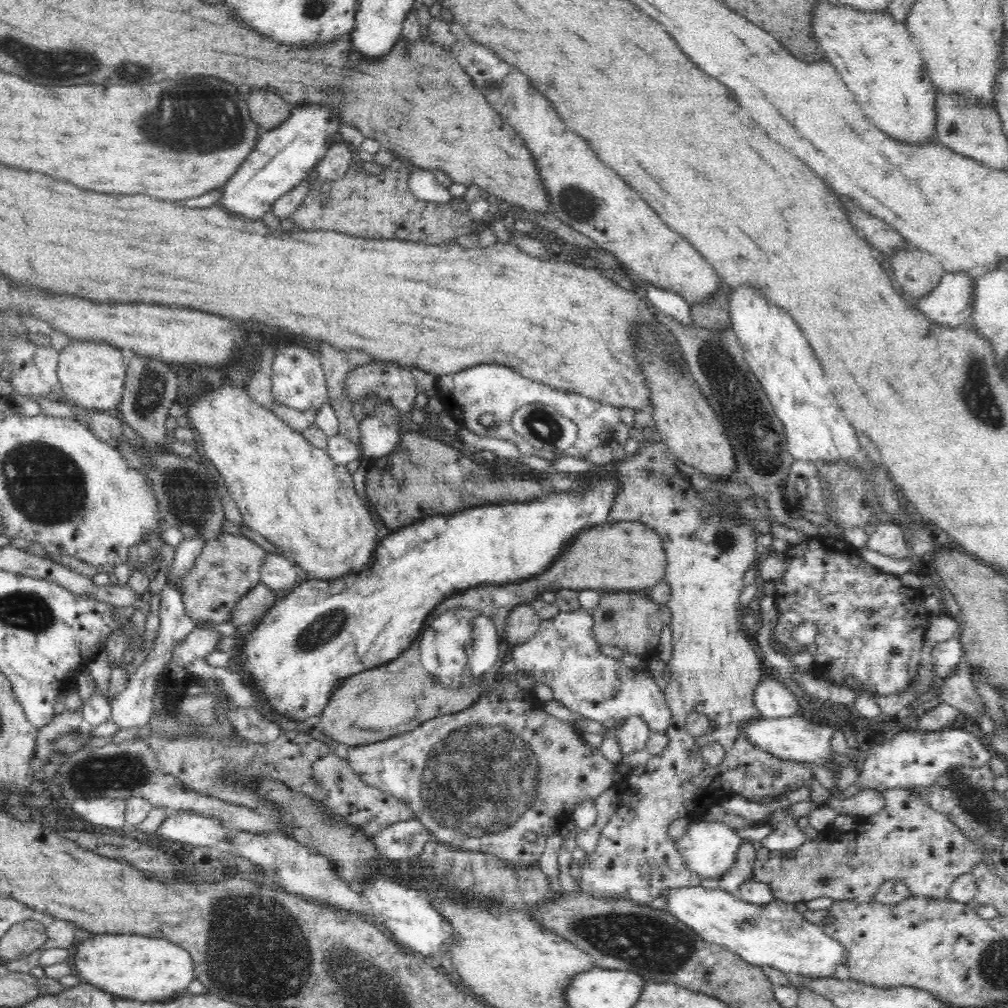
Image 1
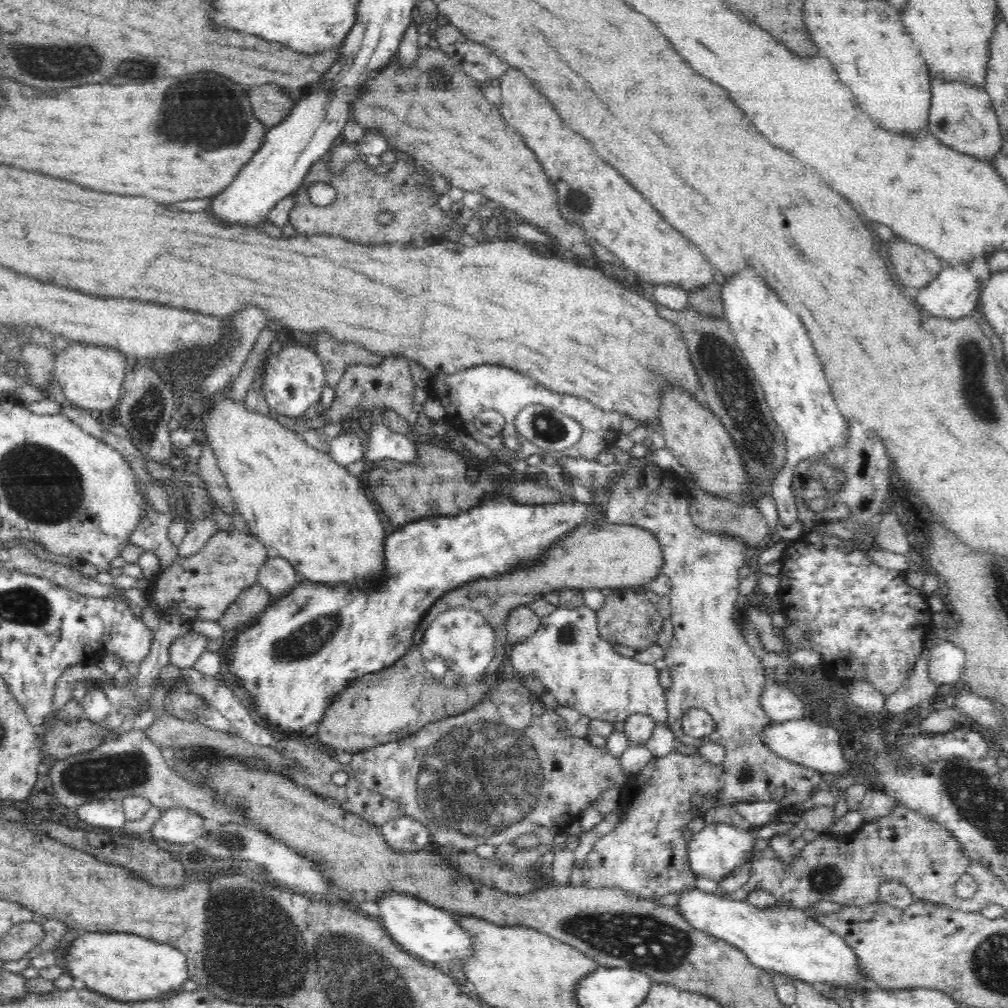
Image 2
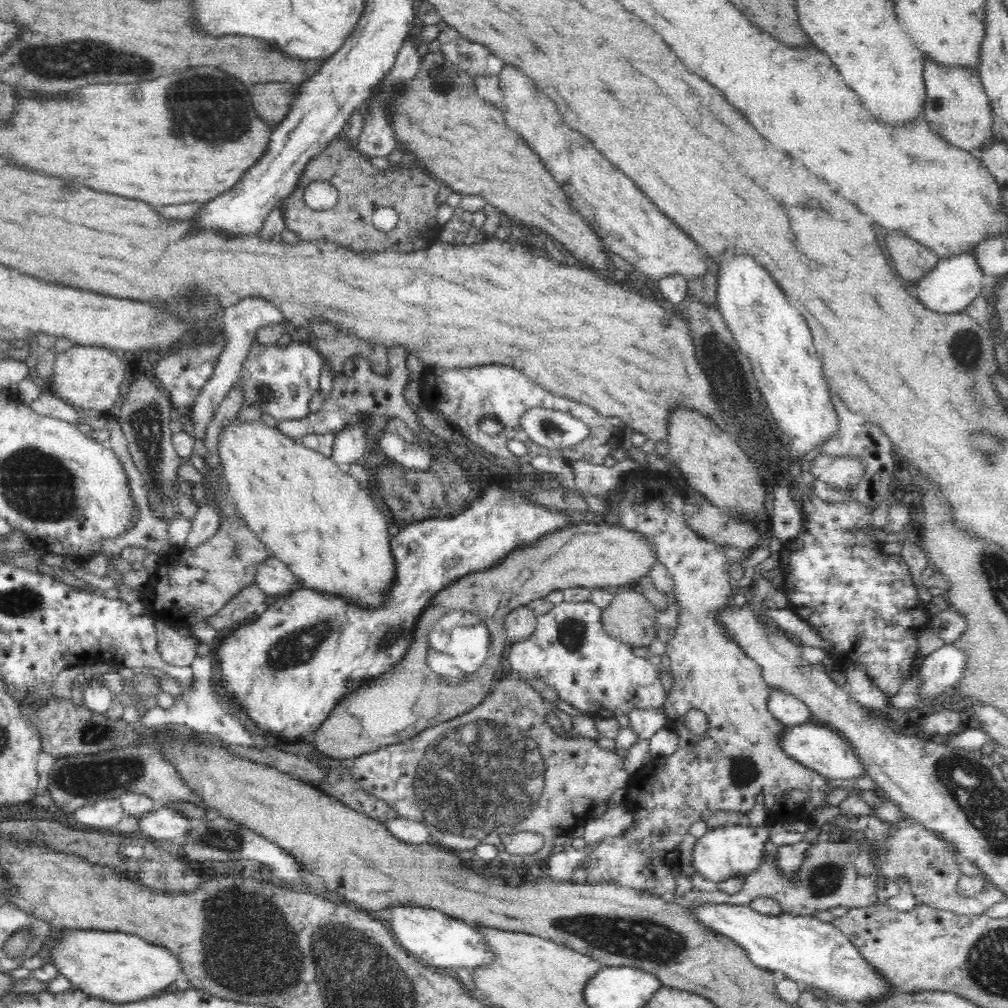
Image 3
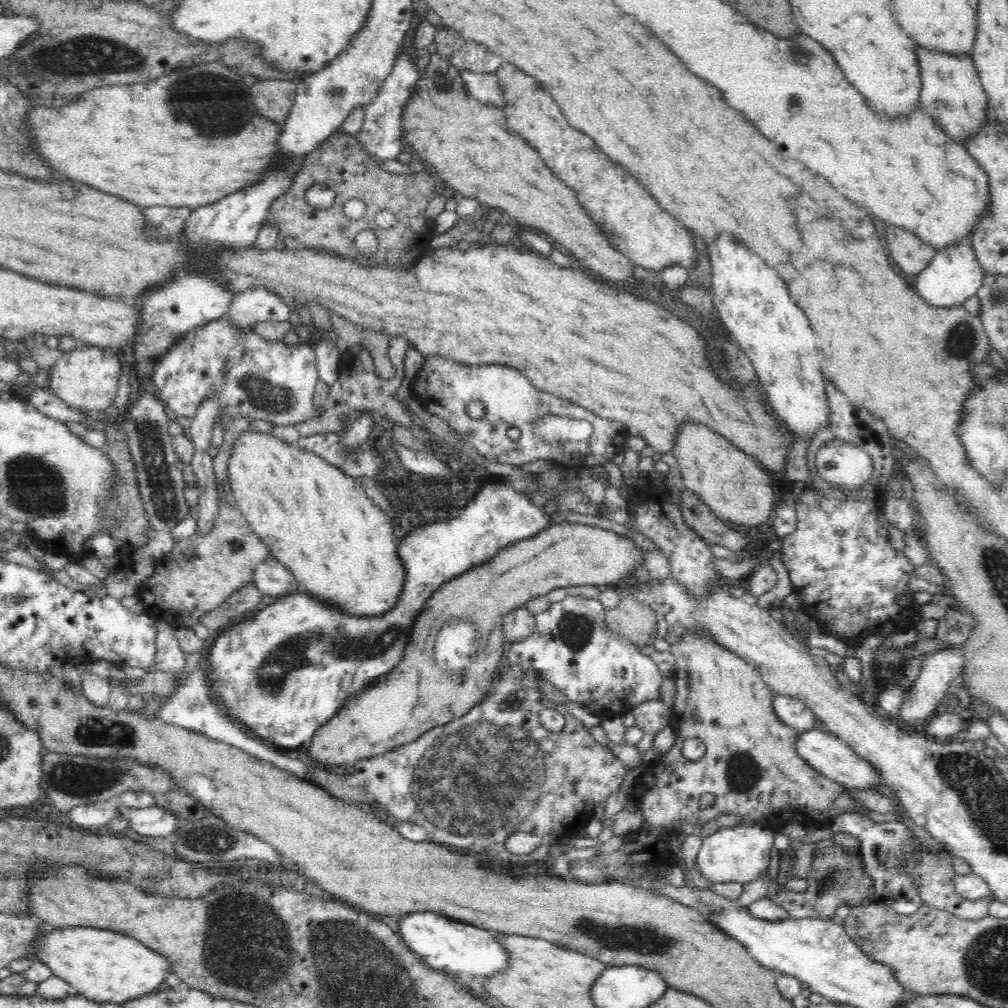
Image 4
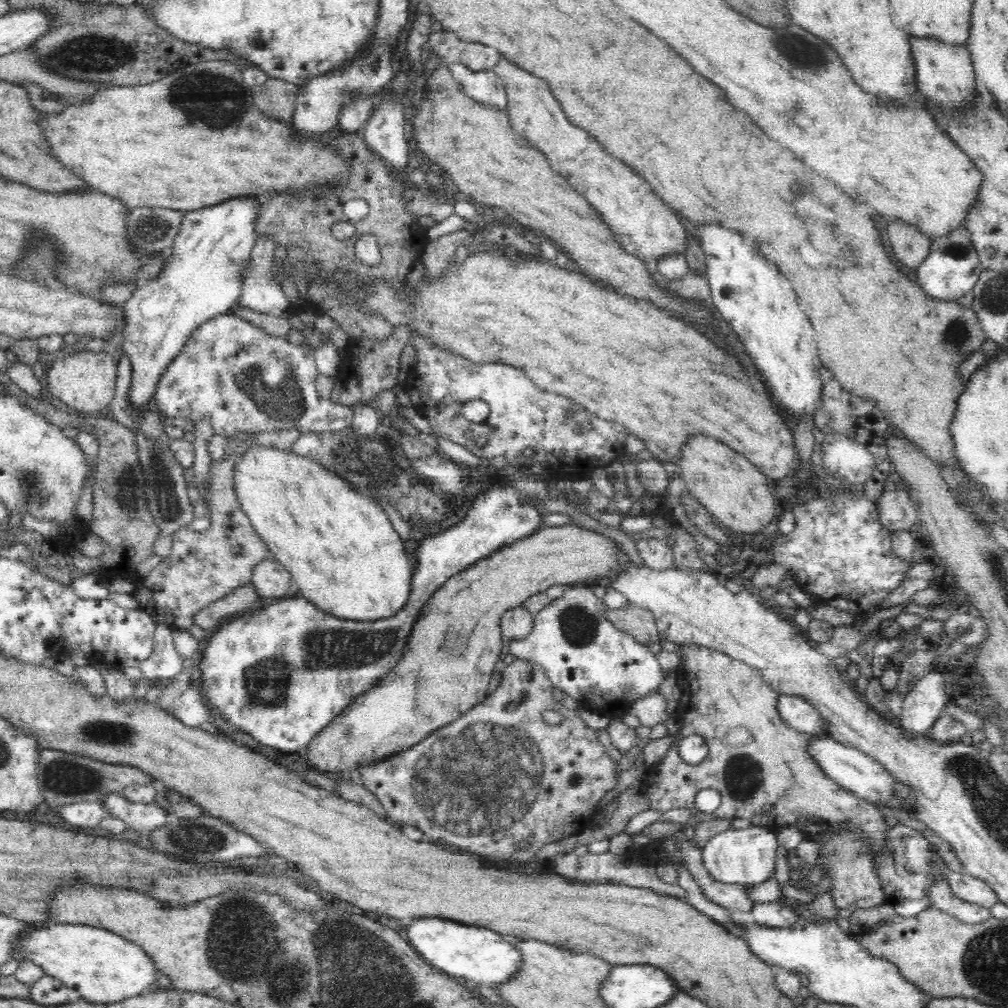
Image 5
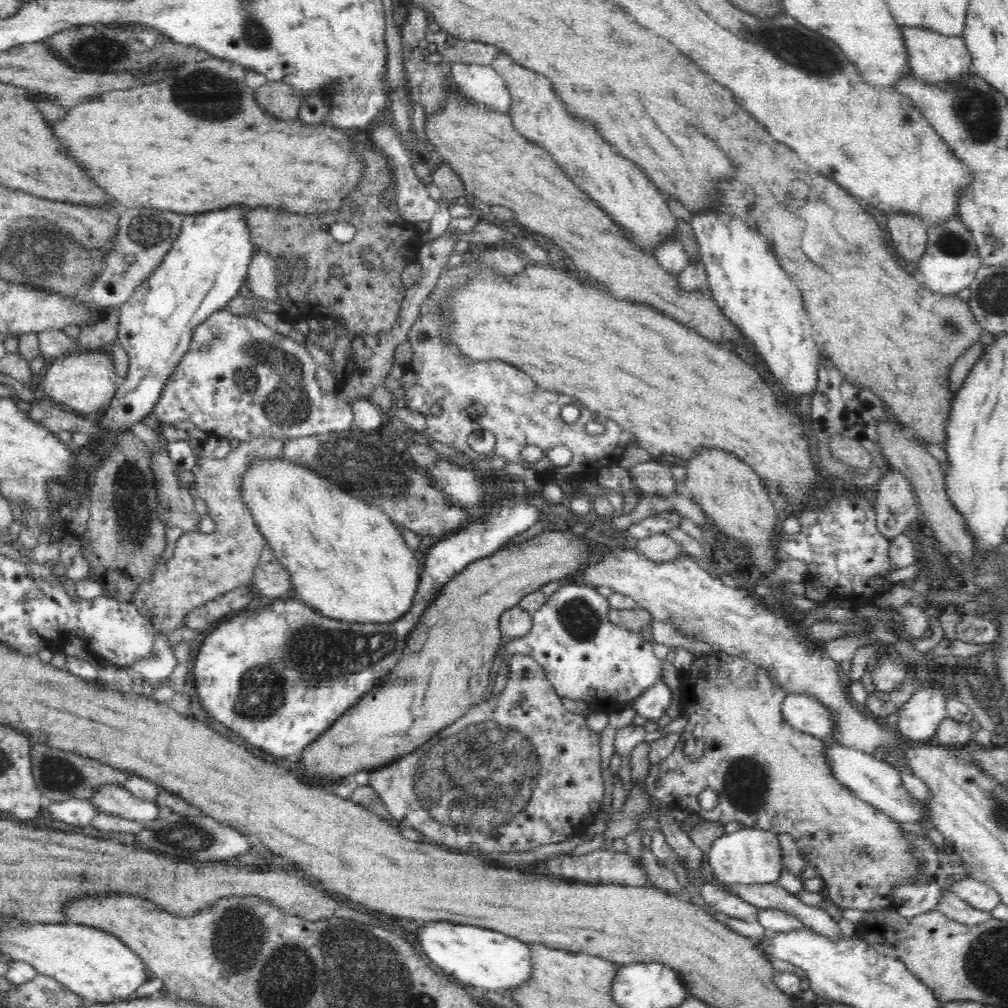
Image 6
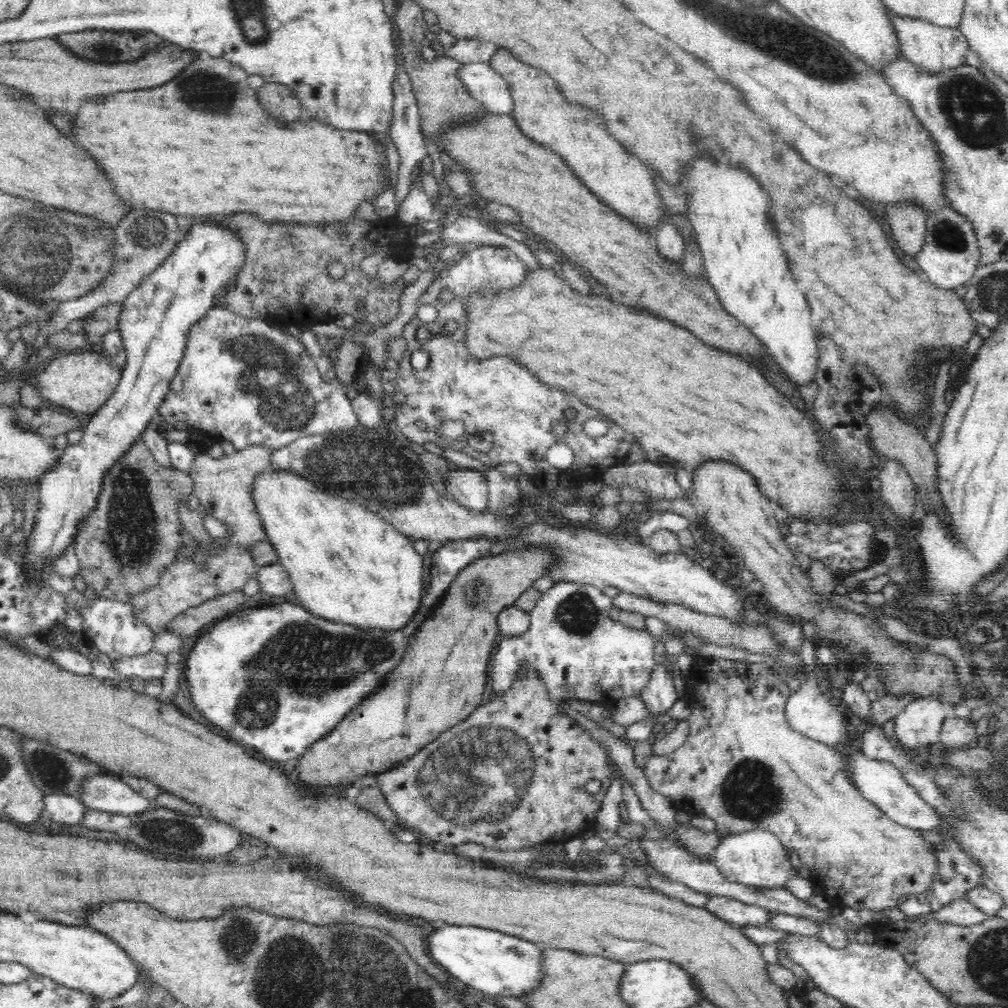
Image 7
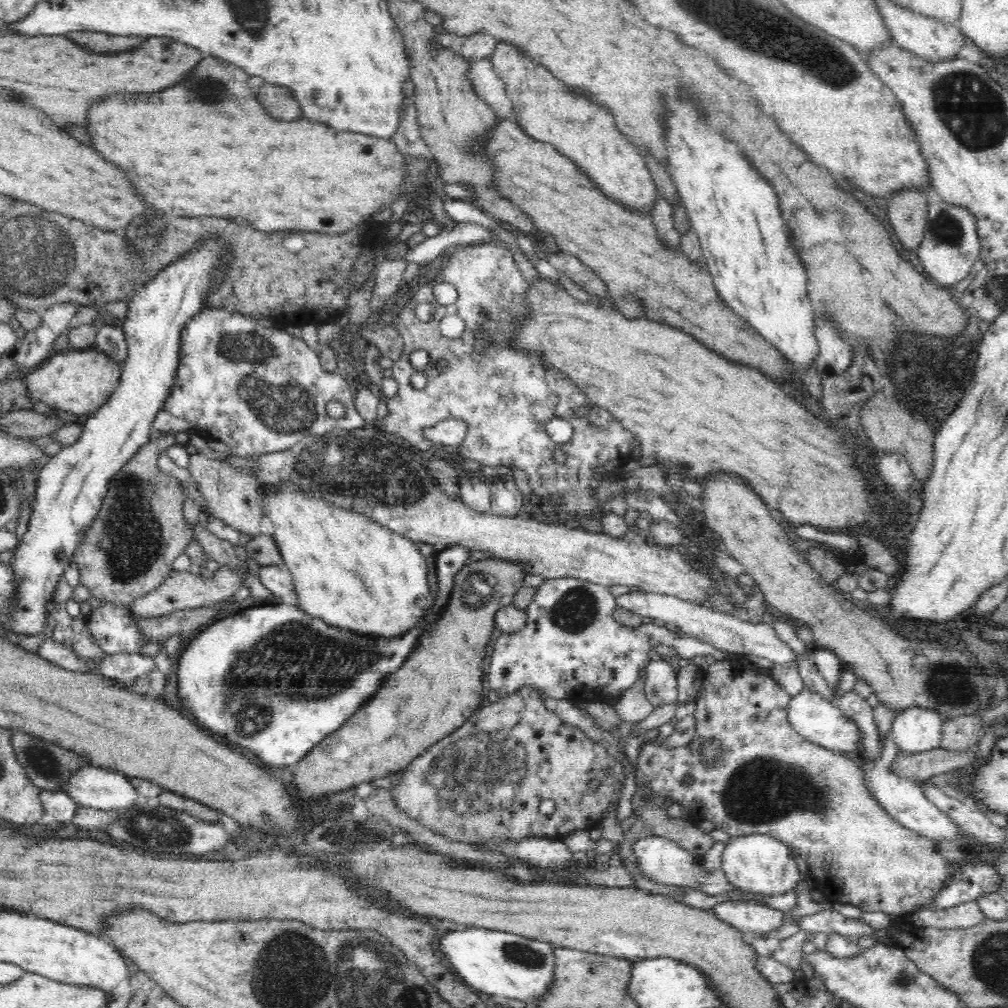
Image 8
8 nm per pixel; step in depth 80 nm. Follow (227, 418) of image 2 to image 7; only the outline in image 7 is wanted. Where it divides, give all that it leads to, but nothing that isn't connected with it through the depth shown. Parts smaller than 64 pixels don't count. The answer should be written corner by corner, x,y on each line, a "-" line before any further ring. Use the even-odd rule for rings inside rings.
268,470
257,474
253,478
251,500
253,500
255,509
260,515
267,537
266,540
274,547
276,555
278,555
278,562
289,574
290,582
293,584
292,592
296,594
300,606
306,607
310,613
330,621
342,622
360,628
398,630
398,628
402,628
420,608
420,601
422,600
422,594
424,594
424,580
422,579
422,571
424,570
424,564
422,563
423,556
416,552
412,545
412,543
414,543
412,540
402,535
401,532
398,532
398,530
386,522
382,516
374,513
374,509
369,510
358,503
354,503
354,501
350,501
350,499
346,499
346,497
326,493
318,483
304,478
294,471

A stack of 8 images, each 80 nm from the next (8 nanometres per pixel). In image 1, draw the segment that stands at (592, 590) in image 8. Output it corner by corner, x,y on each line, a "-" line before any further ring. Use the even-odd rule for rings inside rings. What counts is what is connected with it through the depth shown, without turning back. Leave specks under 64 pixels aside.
583,609
575,612
561,611
550,620
542,620
537,632
528,641
523,643
516,641
515,647
508,658
514,661
517,671
524,671
531,680
552,688
553,700
560,702
560,704
582,717
600,722
609,729
616,723
630,718
630,716
639,716
647,722
652,732
664,734
670,726
672,713
668,708
663,690
658,687
656,680
651,678
650,672
643,668
643,664
631,670
618,659
598,653
598,645
600,644
592,635
592,627
591,612

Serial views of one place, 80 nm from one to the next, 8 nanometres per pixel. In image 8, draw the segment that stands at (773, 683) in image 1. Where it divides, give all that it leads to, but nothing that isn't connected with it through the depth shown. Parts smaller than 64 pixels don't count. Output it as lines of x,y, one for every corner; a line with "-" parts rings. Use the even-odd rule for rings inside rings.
806,686
800,693
791,697
787,717
799,735
836,753
854,752
861,742
862,734
859,726
850,717
843,714
840,708
834,704
834,700
828,701
818,692

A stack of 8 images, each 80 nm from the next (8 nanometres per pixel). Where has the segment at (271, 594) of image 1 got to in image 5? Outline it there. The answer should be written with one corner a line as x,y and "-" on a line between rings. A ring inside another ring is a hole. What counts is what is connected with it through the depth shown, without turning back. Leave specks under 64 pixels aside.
252,584
238,587
225,598
214,602
206,609
200,610
194,616
194,624
198,624
204,630
218,628
228,618
234,618
236,614
250,612
251,606
258,601
259,595

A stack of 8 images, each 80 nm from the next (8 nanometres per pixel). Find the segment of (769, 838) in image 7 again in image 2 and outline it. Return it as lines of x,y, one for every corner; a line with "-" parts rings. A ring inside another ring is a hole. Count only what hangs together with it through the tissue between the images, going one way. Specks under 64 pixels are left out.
706,823
706,826
698,833
693,834
685,844
691,869
699,877
708,877
722,883
727,874
736,870
746,861
751,862
751,858
759,852
754,850
754,843
758,837
753,836
752,831
754,828
742,830
738,826

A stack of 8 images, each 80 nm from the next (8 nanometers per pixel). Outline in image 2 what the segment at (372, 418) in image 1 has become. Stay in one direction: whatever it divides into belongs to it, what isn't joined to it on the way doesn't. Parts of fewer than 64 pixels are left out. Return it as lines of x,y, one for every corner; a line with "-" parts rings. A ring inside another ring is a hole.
384,422
370,428
368,433
368,451
363,454
367,462
374,460
398,461
413,463
417,461
415,443
407,435
390,430

